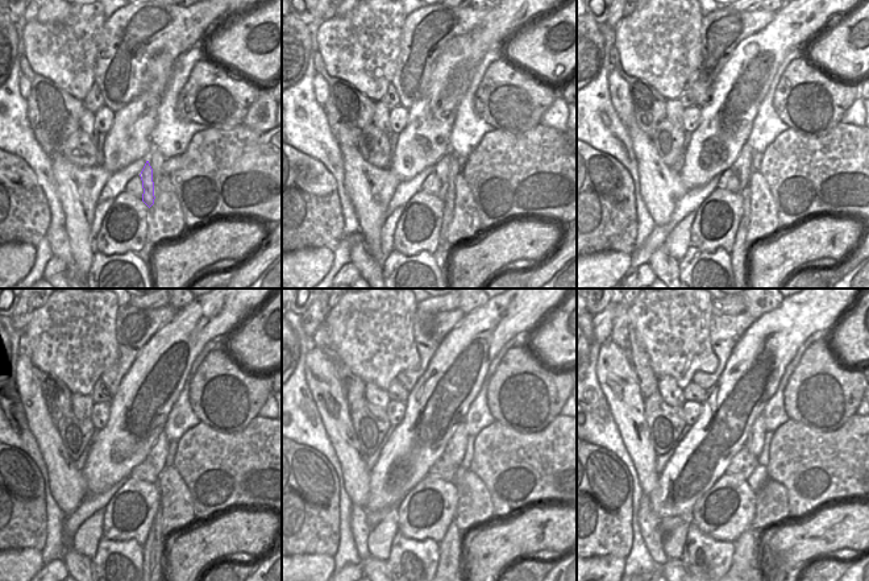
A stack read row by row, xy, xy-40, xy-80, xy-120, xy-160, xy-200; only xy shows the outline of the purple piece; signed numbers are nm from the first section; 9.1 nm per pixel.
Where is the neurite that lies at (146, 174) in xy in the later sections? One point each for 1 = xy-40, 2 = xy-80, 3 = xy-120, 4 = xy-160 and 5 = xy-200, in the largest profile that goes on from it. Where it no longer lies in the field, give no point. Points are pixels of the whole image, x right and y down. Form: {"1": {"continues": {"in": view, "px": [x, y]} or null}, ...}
{"1": {"continues": {"in": "xy-40", "px": [441, 169]}}, "2": {"continues": {"in": "xy-80", "px": [741, 167]}}, "3": {"continues": {"in": "xy-120", "px": [157, 456]}}, "4": {"continues": {"in": "xy-160", "px": [453, 453]}}, "5": {"continues": {"in": "xy-200", "px": [752, 451]}}}

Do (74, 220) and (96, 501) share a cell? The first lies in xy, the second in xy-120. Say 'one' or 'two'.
two

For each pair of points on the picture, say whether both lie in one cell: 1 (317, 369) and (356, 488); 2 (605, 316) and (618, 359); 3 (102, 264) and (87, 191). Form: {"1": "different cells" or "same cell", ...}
{"1": "same cell", "2": "different cells", "3": "different cells"}

